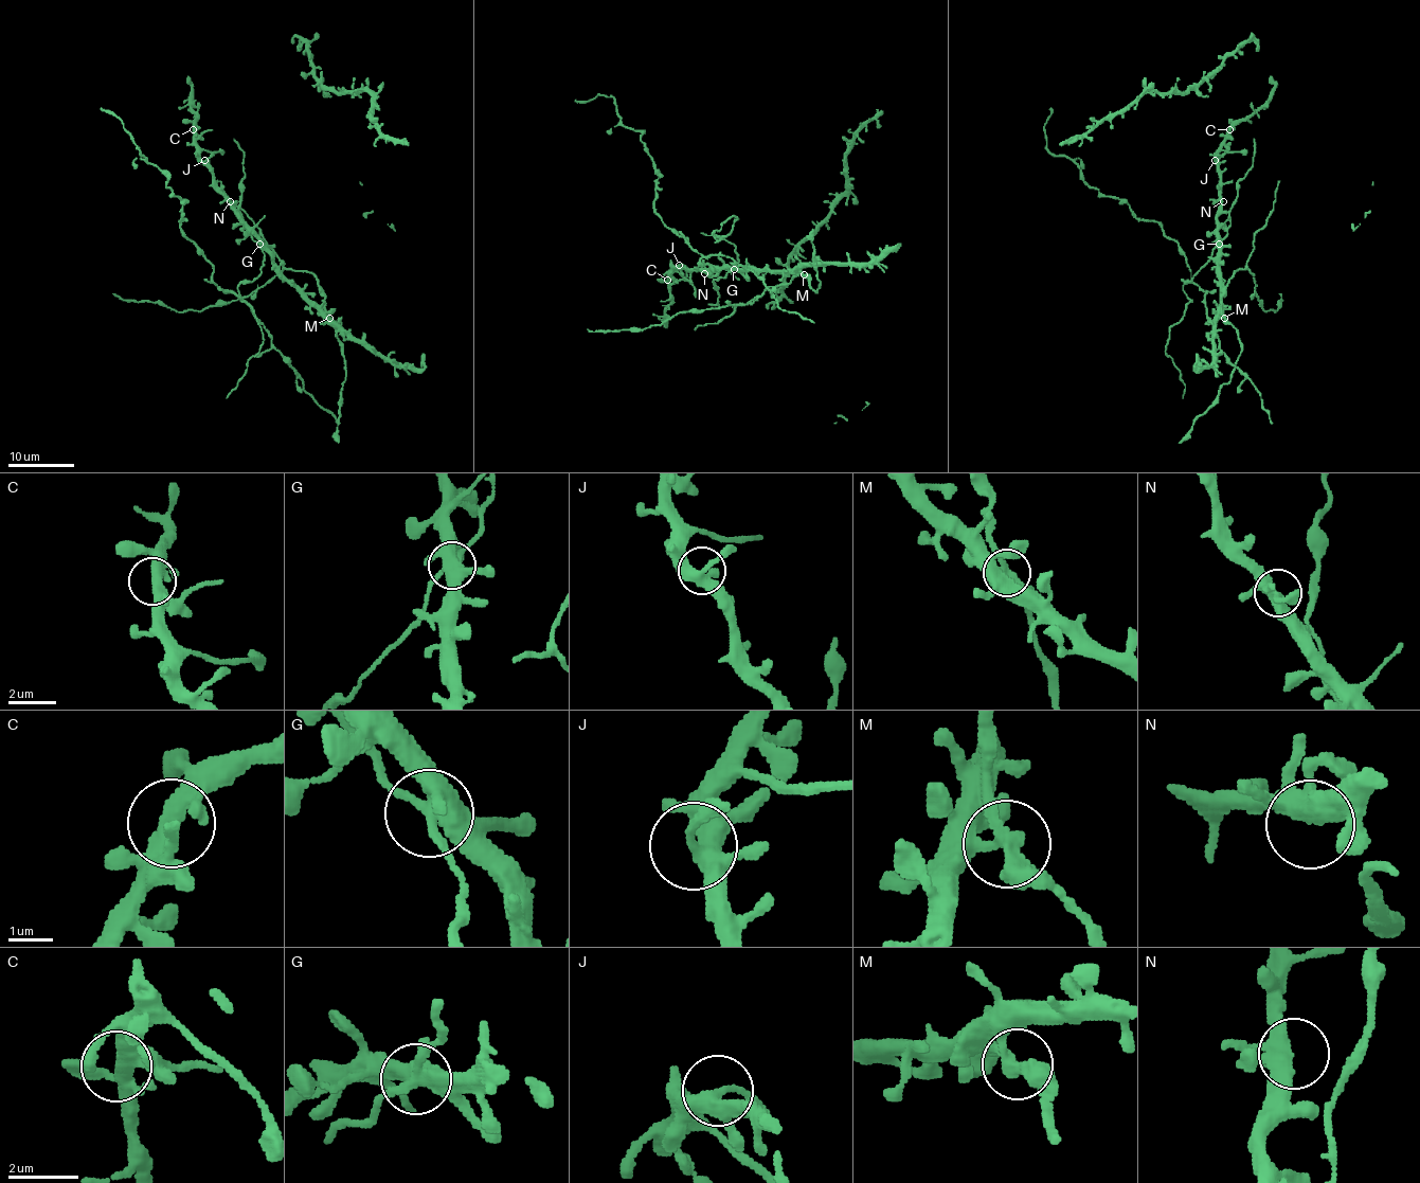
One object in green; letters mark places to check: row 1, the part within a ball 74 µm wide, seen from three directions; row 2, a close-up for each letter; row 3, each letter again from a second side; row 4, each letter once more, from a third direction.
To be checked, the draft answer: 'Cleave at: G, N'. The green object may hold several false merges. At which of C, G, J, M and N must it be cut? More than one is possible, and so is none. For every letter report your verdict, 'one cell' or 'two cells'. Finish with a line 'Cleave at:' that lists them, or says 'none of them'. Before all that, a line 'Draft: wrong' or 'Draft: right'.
Draft: wrong
C: one cell
G: two cells
J: one cell
M: two cells
N: one cell
Cleave at: G, M

